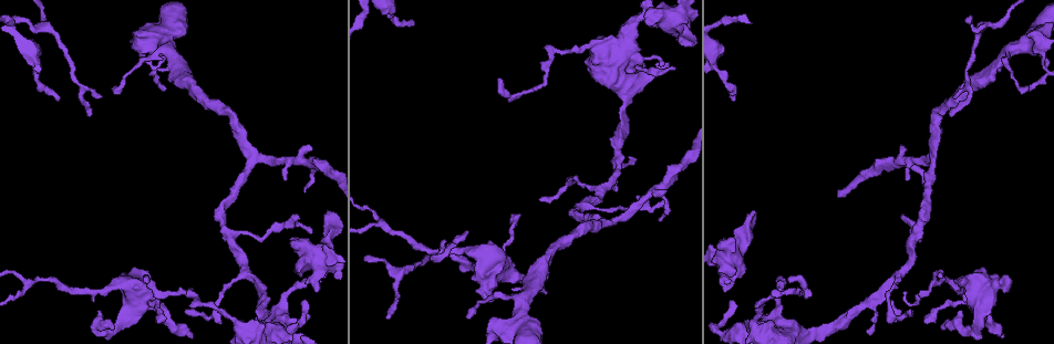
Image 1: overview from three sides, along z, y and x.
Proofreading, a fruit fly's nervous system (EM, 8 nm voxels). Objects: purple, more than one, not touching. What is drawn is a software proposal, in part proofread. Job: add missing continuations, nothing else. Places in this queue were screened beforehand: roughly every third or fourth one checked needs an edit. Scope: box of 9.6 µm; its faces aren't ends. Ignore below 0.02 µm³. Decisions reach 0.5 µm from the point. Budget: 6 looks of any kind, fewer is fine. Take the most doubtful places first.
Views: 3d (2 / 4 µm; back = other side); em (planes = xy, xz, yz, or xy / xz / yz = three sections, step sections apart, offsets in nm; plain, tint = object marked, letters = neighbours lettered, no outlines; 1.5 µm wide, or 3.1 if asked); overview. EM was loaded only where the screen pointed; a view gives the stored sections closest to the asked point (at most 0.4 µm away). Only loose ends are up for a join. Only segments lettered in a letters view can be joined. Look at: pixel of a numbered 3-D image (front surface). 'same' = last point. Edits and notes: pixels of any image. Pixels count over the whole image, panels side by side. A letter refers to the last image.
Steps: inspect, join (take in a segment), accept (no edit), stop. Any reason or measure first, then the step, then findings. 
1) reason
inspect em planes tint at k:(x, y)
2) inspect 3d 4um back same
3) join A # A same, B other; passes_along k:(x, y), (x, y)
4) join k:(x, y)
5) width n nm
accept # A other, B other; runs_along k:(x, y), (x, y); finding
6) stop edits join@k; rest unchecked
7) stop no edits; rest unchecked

tapers out
inspect em yz step 8 tint at 1:(413, 25)

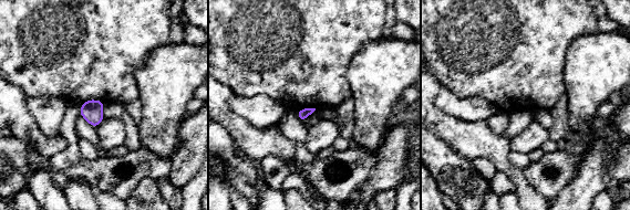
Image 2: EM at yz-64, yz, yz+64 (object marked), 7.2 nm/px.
inspect em yz step 8 letters same

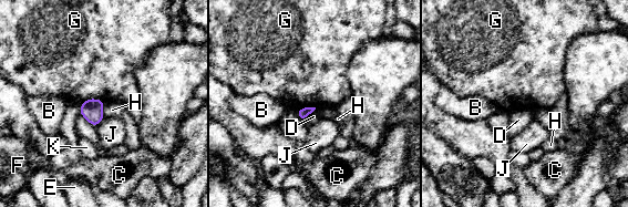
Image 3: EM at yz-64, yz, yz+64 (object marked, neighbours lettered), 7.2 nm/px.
longest_contact G 160 nm
accept # B other, C other, D other, E other, F other, G other, H other, J other, K other; border 3:(103, 100), (86, 99), (82, 103); no lettered segment goes on from it

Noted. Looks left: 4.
inspect em xz step 4 tint at 1:(649, 21)

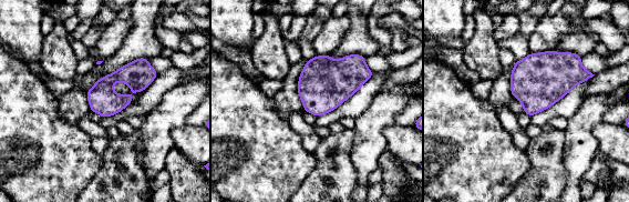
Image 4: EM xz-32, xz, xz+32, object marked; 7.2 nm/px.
another direction
inspect em planes letters same

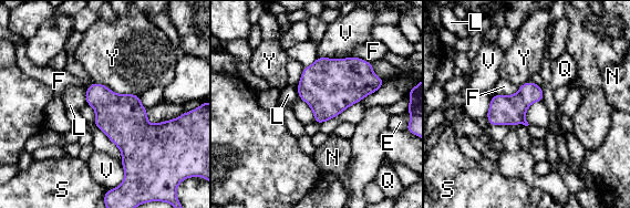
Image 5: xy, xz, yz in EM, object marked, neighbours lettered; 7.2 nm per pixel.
accept # E other, F other, L other, N other, Q other, S other, V other, Y other; border 5:(84, 92), (86, 103); none of them fits

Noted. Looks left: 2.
inspect em planes tint at 1:(540, 201)

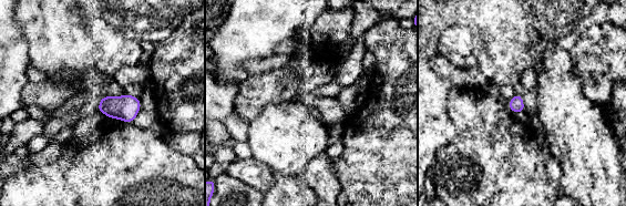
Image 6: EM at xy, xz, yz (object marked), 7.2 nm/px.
what lies round it
inspect em planes letters same

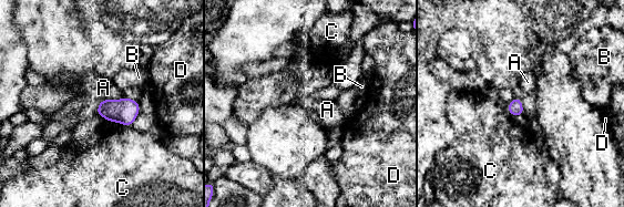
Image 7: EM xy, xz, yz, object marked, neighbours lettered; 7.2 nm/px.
accept # A other, B other, C other, D other; border 7:(124, 96), (118, 100), (101, 100); no lettered segment goes on from it

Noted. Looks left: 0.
stop no edits; rest unchecked

